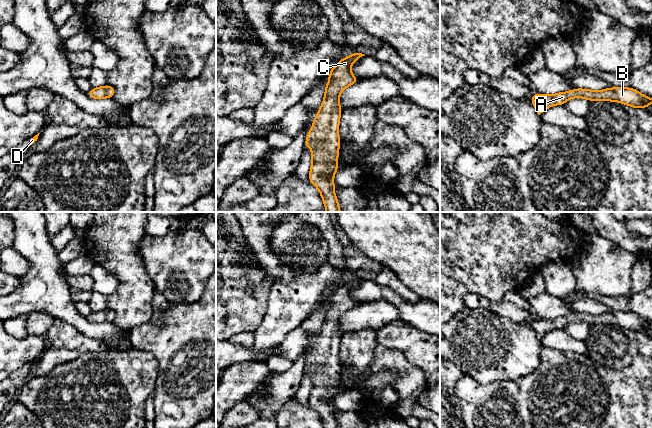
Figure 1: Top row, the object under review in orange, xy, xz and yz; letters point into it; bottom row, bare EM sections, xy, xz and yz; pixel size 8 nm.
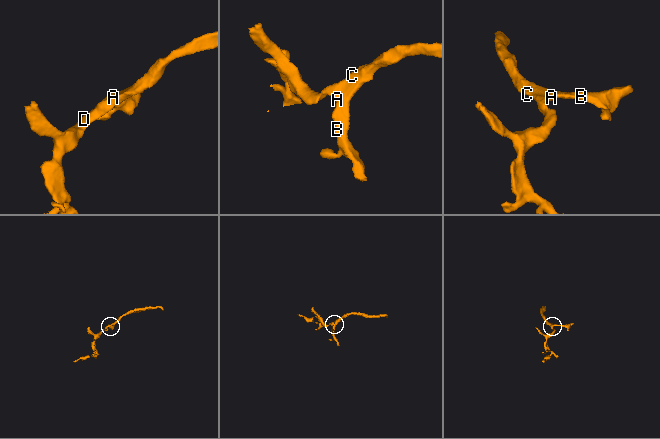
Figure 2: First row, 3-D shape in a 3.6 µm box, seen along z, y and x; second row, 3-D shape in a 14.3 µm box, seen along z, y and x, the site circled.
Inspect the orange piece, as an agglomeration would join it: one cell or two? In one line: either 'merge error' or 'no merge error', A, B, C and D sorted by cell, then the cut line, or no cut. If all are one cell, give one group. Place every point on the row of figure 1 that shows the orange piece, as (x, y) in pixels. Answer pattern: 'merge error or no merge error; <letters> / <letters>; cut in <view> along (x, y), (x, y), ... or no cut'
no merge error; A B C D; no cut

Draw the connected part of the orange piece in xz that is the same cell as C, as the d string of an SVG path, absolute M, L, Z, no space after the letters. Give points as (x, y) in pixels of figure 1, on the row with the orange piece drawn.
M353 52L332 67L328 76L329 83L325 86L322 105L304 144L305 149L314 145L311 151L309 182L319 190L326 212L341 212L335 196L333 180L334 174L339 169L339 119L342 113L339 95L346 87L359 81L350 72L350 67L362 56L365 55Z

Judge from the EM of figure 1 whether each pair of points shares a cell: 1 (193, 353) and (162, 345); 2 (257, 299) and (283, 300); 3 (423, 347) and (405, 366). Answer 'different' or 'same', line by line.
1: same
2: different
3: different

